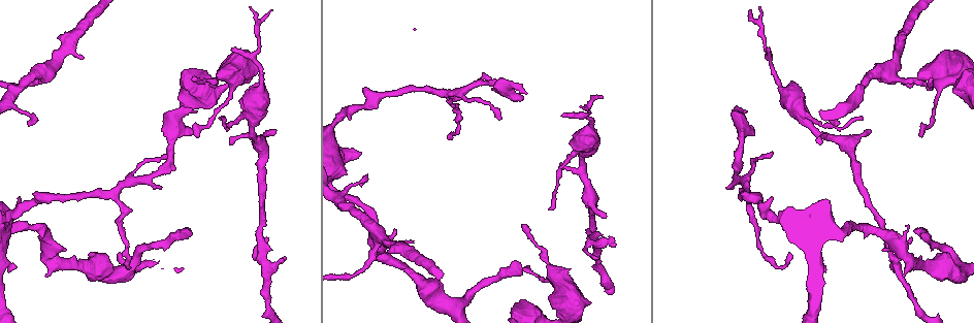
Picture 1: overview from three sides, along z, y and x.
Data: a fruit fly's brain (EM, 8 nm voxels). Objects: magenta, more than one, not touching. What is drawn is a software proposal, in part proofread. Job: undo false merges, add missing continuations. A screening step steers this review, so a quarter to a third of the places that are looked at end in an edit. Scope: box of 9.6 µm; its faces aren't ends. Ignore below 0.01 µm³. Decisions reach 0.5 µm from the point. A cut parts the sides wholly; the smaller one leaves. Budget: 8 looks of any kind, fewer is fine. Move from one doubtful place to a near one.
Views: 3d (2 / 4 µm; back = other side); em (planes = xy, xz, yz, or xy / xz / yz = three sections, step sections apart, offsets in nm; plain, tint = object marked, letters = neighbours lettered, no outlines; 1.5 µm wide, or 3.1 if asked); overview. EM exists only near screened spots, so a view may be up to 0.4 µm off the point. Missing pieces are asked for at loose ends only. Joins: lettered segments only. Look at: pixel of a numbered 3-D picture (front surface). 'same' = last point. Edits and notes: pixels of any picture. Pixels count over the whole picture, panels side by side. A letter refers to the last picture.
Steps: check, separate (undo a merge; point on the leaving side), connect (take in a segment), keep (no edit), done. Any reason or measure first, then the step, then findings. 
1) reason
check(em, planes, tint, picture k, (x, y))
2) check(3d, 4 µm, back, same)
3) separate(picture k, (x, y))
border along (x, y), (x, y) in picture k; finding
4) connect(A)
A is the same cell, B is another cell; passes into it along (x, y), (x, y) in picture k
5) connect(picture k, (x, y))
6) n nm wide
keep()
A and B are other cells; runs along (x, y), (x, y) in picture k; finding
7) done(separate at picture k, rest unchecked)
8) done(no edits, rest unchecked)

a narrow waist
check(em, planes, letters, picture 1, (589, 112))

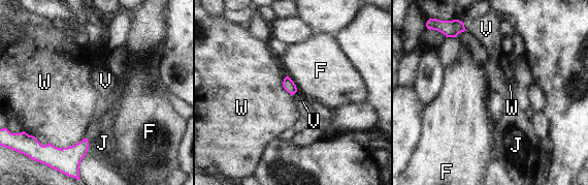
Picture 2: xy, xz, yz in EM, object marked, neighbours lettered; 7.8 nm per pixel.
keep()
F, J, V and W are other cells; border along (86, 136), (61, 148), (48, 143) in picture 2; one neuron here

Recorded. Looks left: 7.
calibre changes
check(em, planes, tint, picture 1, (215, 80))

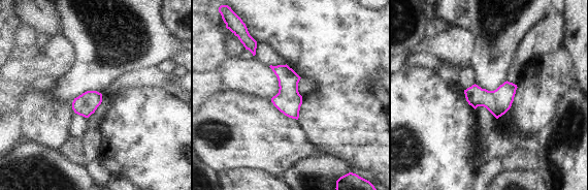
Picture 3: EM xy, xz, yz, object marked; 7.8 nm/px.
check(em, planes, letters, same)

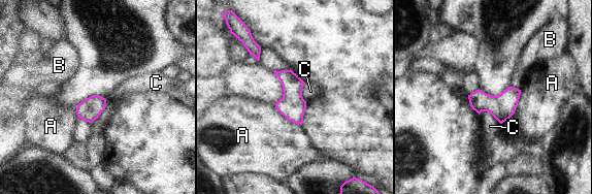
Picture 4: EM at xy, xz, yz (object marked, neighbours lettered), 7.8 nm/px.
keep()
A, B and C are other cells; border along (106, 99), (104, 109), (92, 123) in picture 4; all the same neuron

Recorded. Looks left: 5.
free end
check(3d, 2 µm, picture 1, (819, 145))

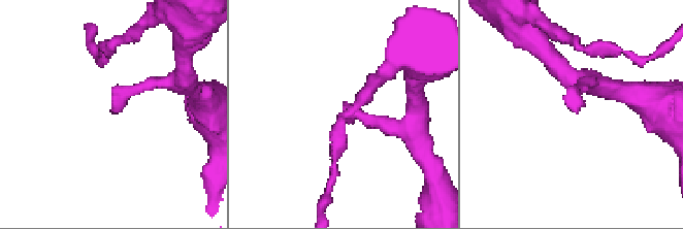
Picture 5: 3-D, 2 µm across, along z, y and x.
check(em, planes, letters, picture 5, (112, 113))

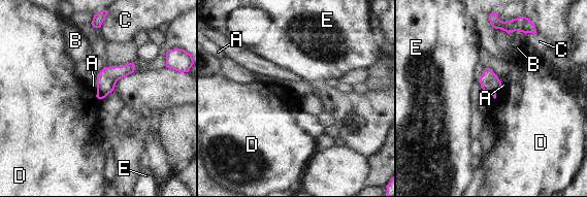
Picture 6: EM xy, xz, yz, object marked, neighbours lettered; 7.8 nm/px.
connect(A)
A is the same cell, B, C, D and E are other cells; it goes on there

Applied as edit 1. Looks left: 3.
done(connect at picture 6, rest unchecked)

